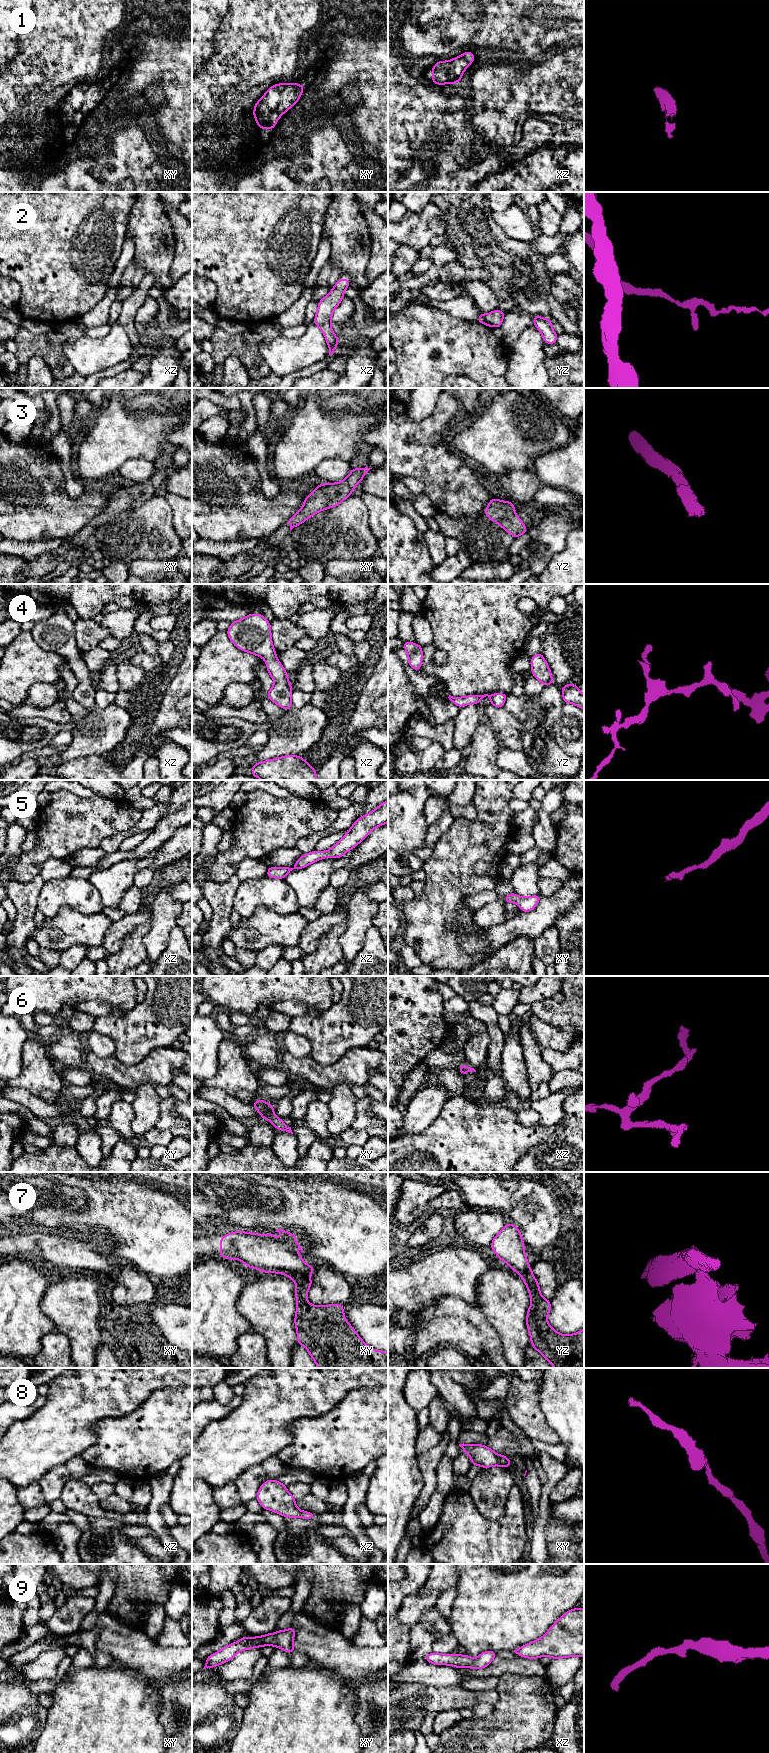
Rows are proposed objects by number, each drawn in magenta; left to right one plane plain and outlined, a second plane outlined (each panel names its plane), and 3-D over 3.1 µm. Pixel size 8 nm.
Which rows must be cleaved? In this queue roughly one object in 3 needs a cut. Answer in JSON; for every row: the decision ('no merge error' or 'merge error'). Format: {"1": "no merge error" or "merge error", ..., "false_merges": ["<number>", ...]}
{"1": "no merge error", "2": "no merge error", "3": "no merge error", "4": "no merge error", "5": "no merge error", "6": "no merge error", "7": "merge error", "8": "no merge error", "9": "no merge error", "false_merges": ["7"]}

